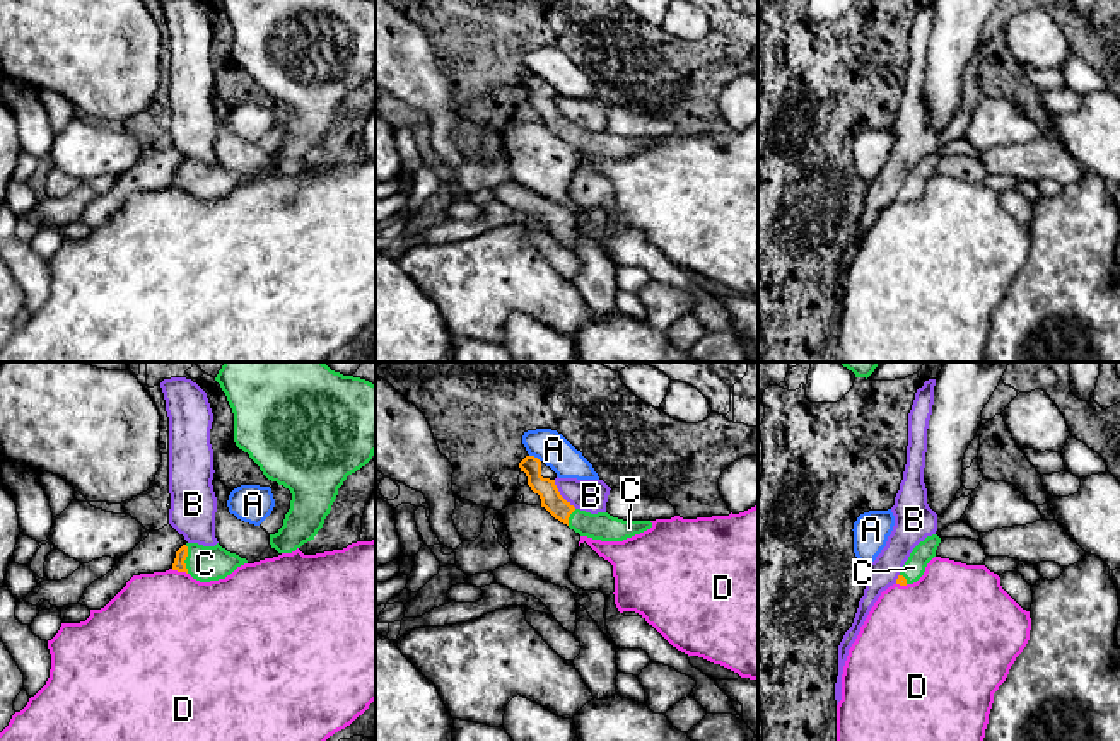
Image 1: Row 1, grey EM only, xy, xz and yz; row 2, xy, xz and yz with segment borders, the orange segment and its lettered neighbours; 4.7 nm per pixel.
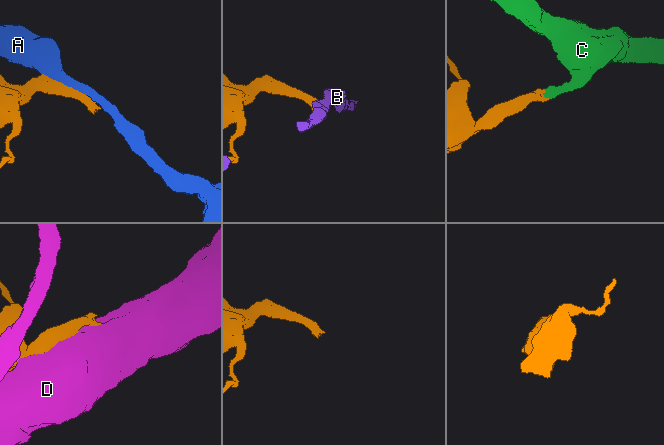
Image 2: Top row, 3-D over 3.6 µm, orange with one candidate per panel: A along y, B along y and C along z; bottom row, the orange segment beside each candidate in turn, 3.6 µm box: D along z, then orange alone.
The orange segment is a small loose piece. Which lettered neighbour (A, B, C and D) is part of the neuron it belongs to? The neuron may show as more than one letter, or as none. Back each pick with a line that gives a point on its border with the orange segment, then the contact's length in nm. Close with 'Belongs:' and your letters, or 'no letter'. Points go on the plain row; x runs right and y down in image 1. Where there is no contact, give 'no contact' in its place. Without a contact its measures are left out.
C: xy (185, 176) | 140 nm
Belongs: C

